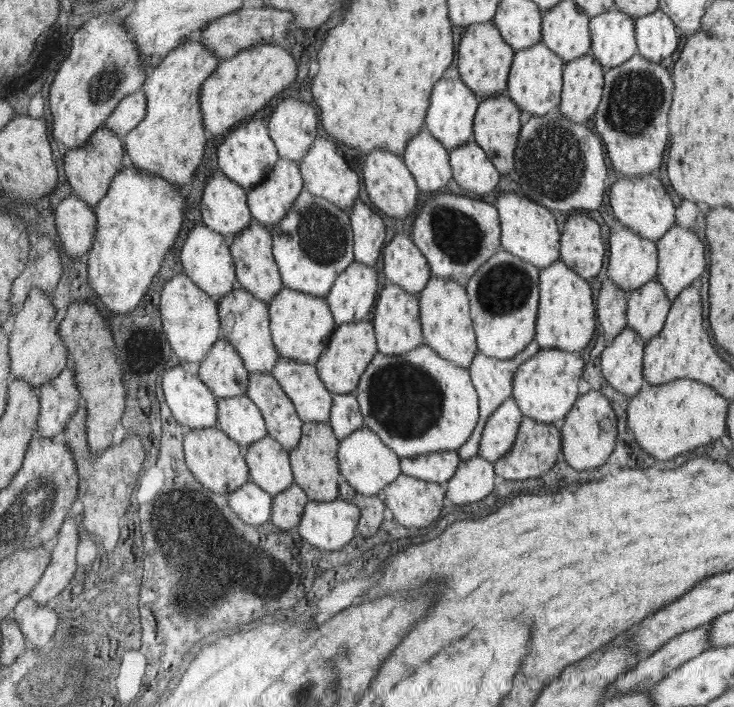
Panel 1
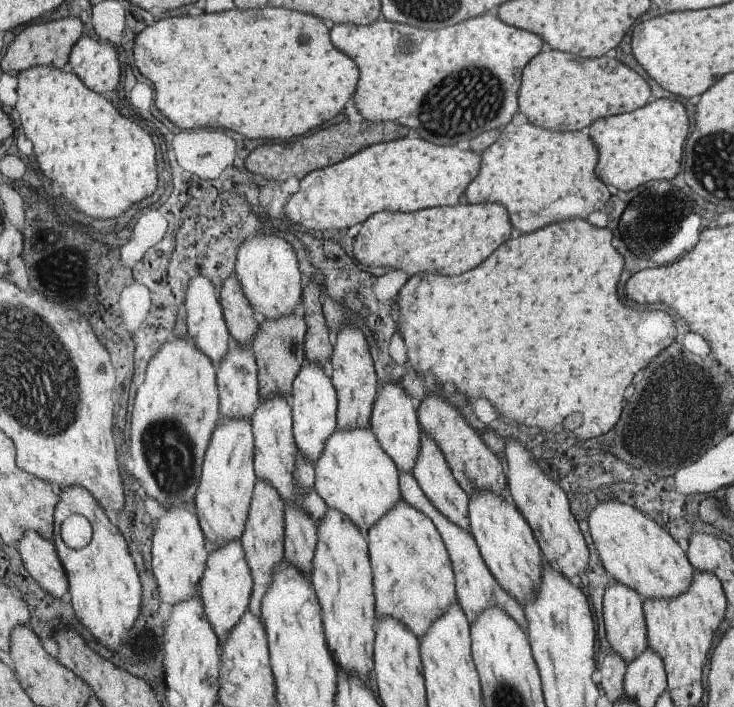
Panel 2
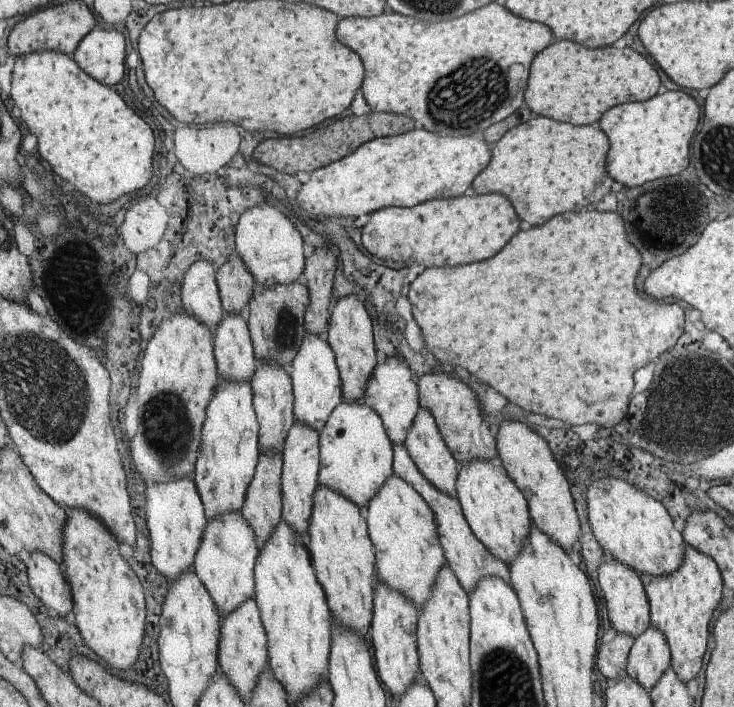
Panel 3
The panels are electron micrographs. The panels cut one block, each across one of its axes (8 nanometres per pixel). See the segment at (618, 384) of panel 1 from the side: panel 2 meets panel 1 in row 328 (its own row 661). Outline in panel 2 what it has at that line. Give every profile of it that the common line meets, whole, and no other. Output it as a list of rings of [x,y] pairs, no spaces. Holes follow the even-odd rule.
[[[619,583],[608,588],[603,599],[603,618],[607,641],[610,643],[613,651],[618,653],[626,664],[634,661],[635,658],[638,658],[648,649],[643,600],[636,591]]]

